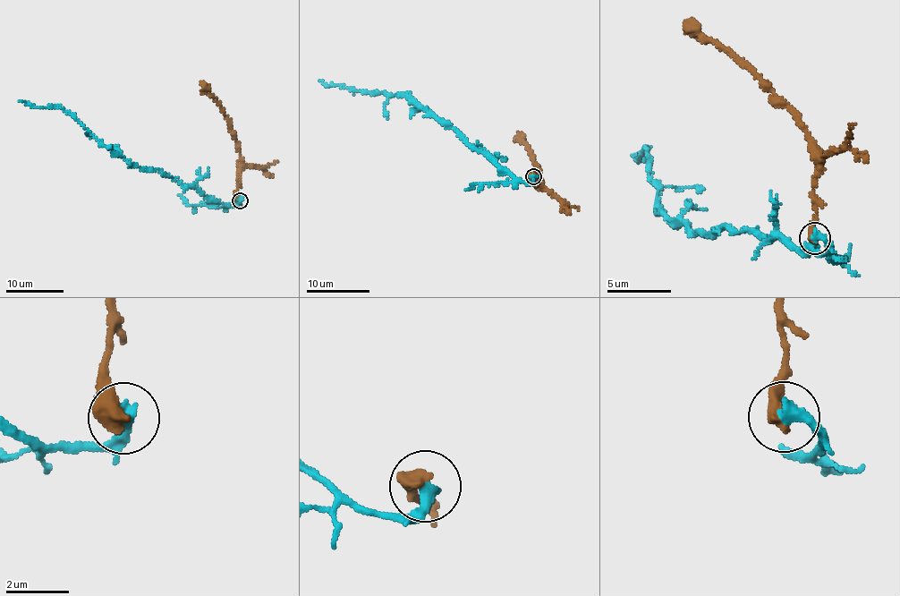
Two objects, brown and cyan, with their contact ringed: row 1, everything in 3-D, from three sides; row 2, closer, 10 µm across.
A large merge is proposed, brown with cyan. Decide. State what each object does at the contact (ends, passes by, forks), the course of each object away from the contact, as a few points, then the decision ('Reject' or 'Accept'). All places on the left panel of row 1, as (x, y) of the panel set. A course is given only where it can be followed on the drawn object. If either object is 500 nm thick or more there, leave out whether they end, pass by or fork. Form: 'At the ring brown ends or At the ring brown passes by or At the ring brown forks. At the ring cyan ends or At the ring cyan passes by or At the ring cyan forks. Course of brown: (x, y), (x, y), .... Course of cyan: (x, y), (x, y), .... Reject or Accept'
Course of brown: (240, 200), (236, 192), (238, 144), (230, 121), (201, 82). Course of cyan: (240, 200), (230, 205), (207, 200), (195, 188), (119, 157), (61, 107), (35, 106), (20, 100). Reject

